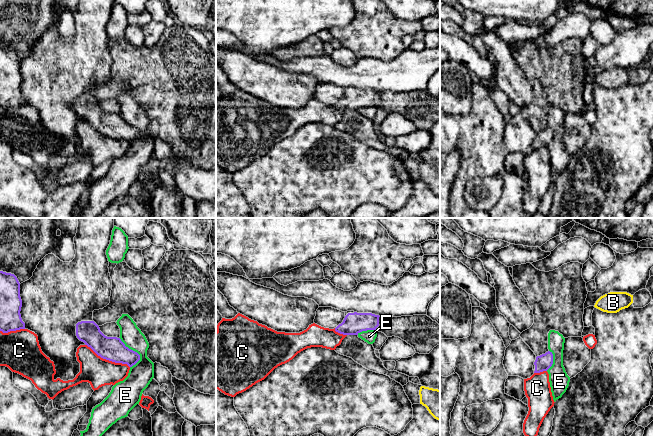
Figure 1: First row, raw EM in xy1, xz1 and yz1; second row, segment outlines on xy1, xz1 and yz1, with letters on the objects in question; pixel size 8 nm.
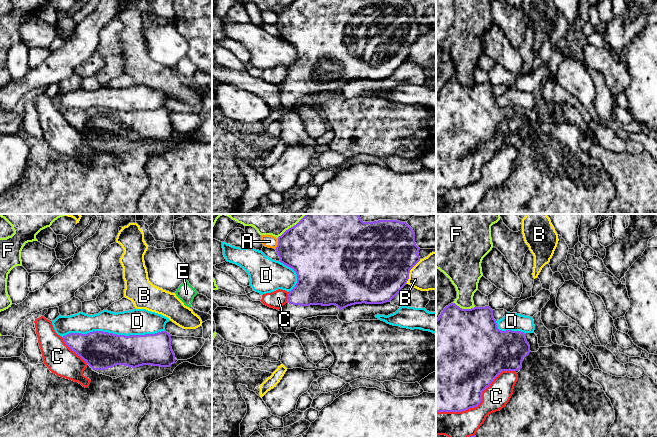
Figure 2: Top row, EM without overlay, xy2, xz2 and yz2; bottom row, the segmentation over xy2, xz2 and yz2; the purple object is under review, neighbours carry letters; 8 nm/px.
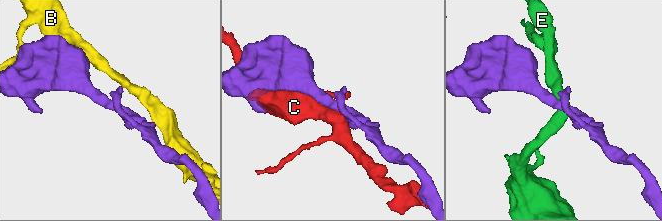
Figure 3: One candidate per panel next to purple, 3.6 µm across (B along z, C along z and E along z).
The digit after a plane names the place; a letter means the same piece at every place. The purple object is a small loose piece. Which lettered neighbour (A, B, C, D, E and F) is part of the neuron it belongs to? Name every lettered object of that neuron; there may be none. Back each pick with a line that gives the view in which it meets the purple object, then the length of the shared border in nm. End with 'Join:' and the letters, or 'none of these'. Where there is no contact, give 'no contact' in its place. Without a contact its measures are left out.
Join: none of these

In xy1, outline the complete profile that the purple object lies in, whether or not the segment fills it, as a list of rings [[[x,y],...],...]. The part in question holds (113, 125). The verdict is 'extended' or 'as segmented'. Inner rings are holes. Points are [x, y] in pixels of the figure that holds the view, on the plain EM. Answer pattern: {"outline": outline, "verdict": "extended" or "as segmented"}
{"outline": [[[94,97],[78,98],[76,112],[103,135],[129,143],[140,136],[140,131],[126,123],[120,114],[105,112]]], "verdict": "as segmented"}

